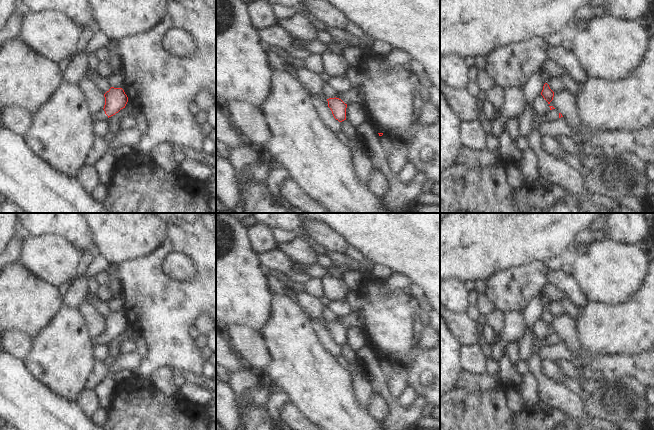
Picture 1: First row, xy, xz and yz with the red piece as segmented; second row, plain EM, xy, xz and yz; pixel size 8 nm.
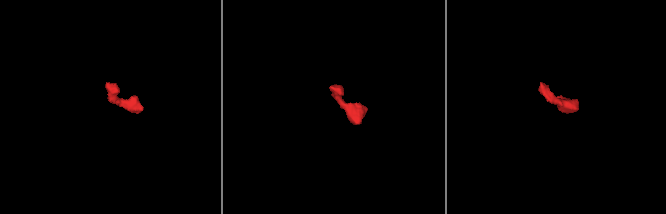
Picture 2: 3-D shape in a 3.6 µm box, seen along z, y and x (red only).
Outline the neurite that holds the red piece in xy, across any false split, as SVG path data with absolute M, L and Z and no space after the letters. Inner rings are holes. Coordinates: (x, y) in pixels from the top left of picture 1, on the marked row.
M111 87L105 94L105 105L98 113L92 114L93 122L107 122L108 118L125 108L128 97L122 88Z

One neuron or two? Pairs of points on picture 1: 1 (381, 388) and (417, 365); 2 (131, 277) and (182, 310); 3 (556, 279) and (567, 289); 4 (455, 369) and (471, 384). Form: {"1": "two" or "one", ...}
{"1": "two", "2": "one", "3": "one", "4": "two"}

